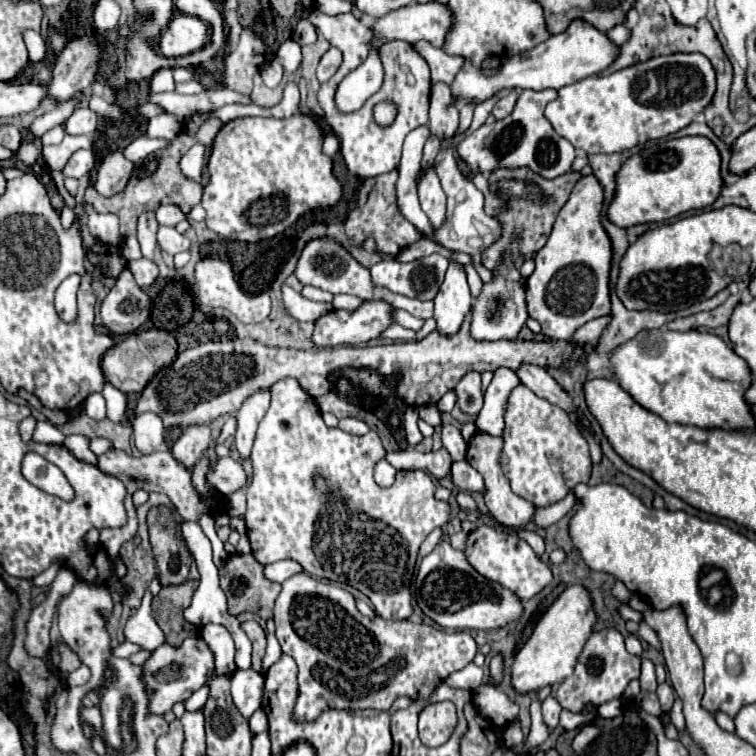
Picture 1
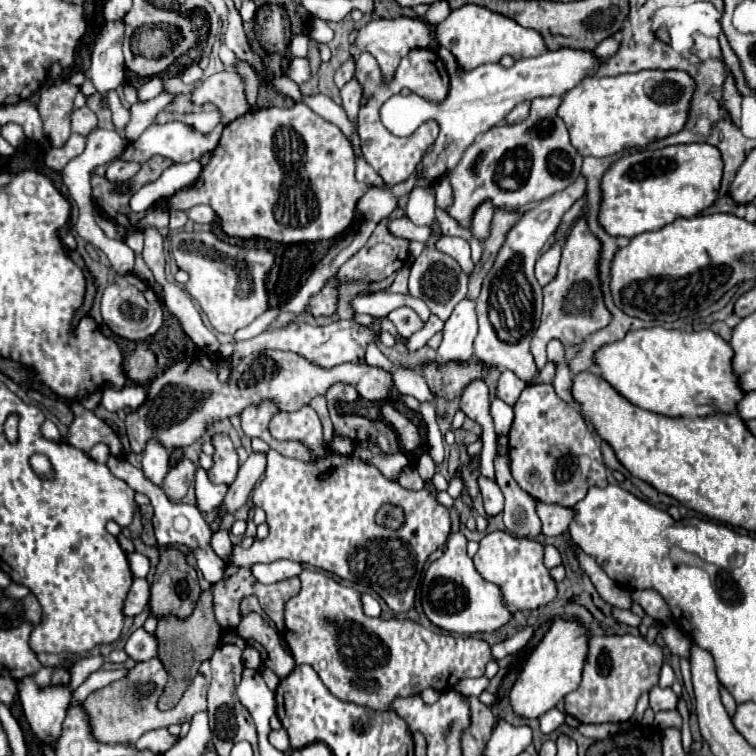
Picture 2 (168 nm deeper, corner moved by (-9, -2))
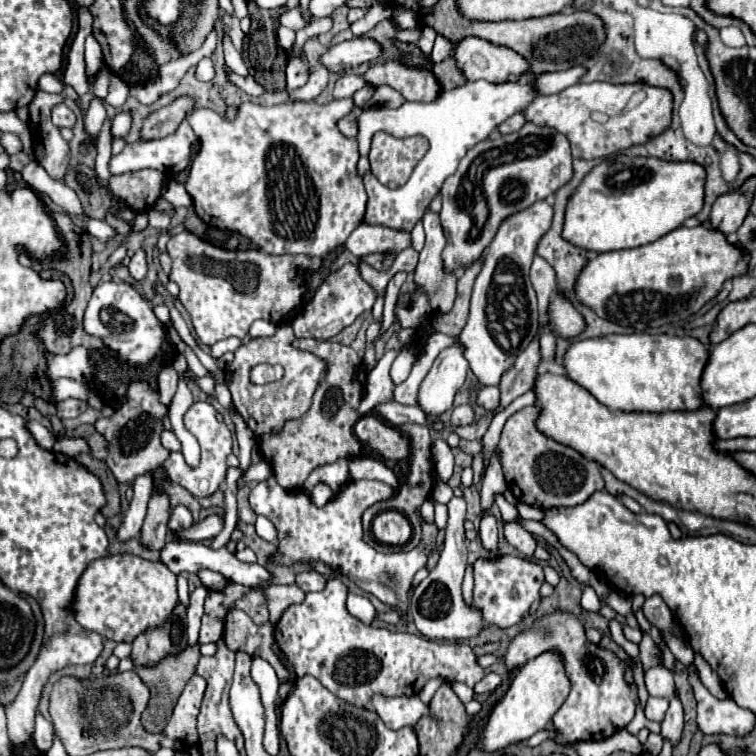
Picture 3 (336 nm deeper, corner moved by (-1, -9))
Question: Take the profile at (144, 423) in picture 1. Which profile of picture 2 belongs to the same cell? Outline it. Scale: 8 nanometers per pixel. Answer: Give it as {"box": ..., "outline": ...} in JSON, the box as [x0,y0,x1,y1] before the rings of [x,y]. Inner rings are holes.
{"box":[143,438,169,486],"outline":[[[149,438],[143,450],[143,472],[159,486],[163,484],[163,478],[169,472],[169,450],[157,438]]]}

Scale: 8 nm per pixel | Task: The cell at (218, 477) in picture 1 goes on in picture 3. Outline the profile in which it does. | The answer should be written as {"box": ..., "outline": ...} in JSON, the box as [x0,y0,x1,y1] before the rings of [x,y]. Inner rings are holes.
{"box":[163,401,233,497],"outline":[[[199,401],[199,403],[193,403],[189,407],[189,411],[185,413],[183,417],[183,423],[185,423],[185,429],[189,433],[193,433],[201,445],[201,461],[199,465],[193,469],[185,463],[183,459],[183,453],[179,451],[171,451],[169,459],[163,463],[163,469],[165,473],[169,475],[169,479],[173,483],[179,483],[181,487],[185,487],[193,497],[209,497],[213,495],[223,483],[225,483],[225,471],[227,471],[227,455],[231,453],[231,447],[233,447],[233,435],[229,431],[229,427],[217,419],[217,411],[213,409],[211,403],[207,401]]]}

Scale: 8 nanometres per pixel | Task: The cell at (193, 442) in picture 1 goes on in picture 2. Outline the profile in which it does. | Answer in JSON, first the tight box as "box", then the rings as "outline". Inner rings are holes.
{"box":[163,458,199,500],"outline":[[[183,458],[169,470],[169,474],[165,476],[165,482],[163,482],[163,488],[165,488],[165,494],[169,496],[169,500],[179,500],[187,494],[189,484],[195,480],[197,468],[199,466],[193,460]]]}

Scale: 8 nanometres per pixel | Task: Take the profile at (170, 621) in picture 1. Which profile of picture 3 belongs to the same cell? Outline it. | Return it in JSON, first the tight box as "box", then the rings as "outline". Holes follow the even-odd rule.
{"box":[137,645,199,733],"outline":[[[199,645],[195,647],[187,647],[181,655],[177,657],[169,657],[165,659],[165,663],[157,663],[157,667],[141,667],[141,671],[137,671],[137,675],[141,677],[141,681],[149,687],[151,691],[151,699],[149,699],[149,705],[147,709],[143,711],[143,717],[141,717],[141,723],[145,727],[145,731],[149,733],[161,733],[171,717],[171,711],[183,691],[183,687],[187,685],[187,681],[195,675],[195,667],[197,667],[197,661],[199,661]]]}

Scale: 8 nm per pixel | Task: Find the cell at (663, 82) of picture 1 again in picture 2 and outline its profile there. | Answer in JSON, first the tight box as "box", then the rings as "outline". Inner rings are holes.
{"box":[557,70,695,156],"outline":[[[641,70],[611,78],[591,76],[563,96],[563,104],[559,106],[557,116],[563,118],[563,122],[567,124],[571,144],[579,150],[581,156],[613,156],[627,148],[641,148],[659,138],[667,138],[671,134],[681,132],[689,118],[695,86],[695,80],[685,70]]]}

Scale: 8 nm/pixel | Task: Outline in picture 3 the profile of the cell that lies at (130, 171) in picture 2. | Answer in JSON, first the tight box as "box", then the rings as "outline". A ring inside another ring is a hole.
{"box":[109,169,165,213],"outline":[[[145,169],[125,175],[113,175],[109,187],[119,197],[119,201],[125,203],[129,209],[133,209],[135,213],[145,213],[161,197],[163,181],[165,181],[165,173]]]}

